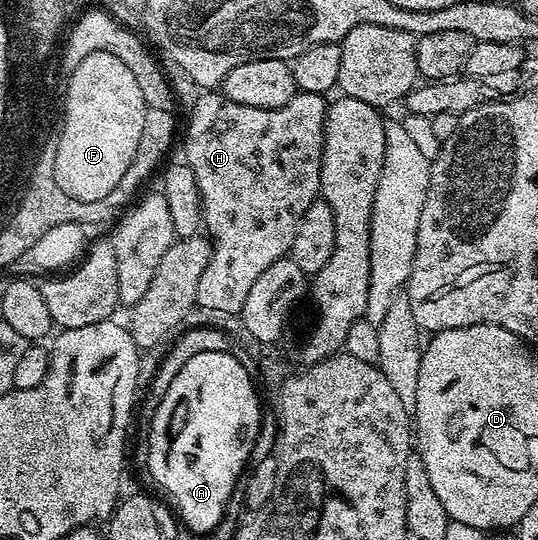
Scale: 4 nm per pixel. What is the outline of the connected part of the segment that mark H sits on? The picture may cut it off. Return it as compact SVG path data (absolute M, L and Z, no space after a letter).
M205 90L198 95L197 101L188 113L188 116L190 115L189 125L186 128L184 125L183 128L183 136L185 132L185 156L183 156L183 160L195 174L195 182L201 195L202 217L217 216L217 221L213 224L213 232L211 231L213 253L207 262L207 268L203 270L203 278L199 278L196 307L207 310L223 310L234 314L240 313L243 302L247 302L247 293L251 291L255 278L259 278L259 274L263 274L263 270L267 270L267 266L271 266L271 262L284 260L289 256L289 247L295 238L299 218L303 218L307 206L311 206L313 201L318 199L321 191L321 146L325 137L326 107L326 97L319 92L297 91L287 103L278 108L260 108L259 106L245 106L243 102L231 102L231 98L227 98L217 90Z

